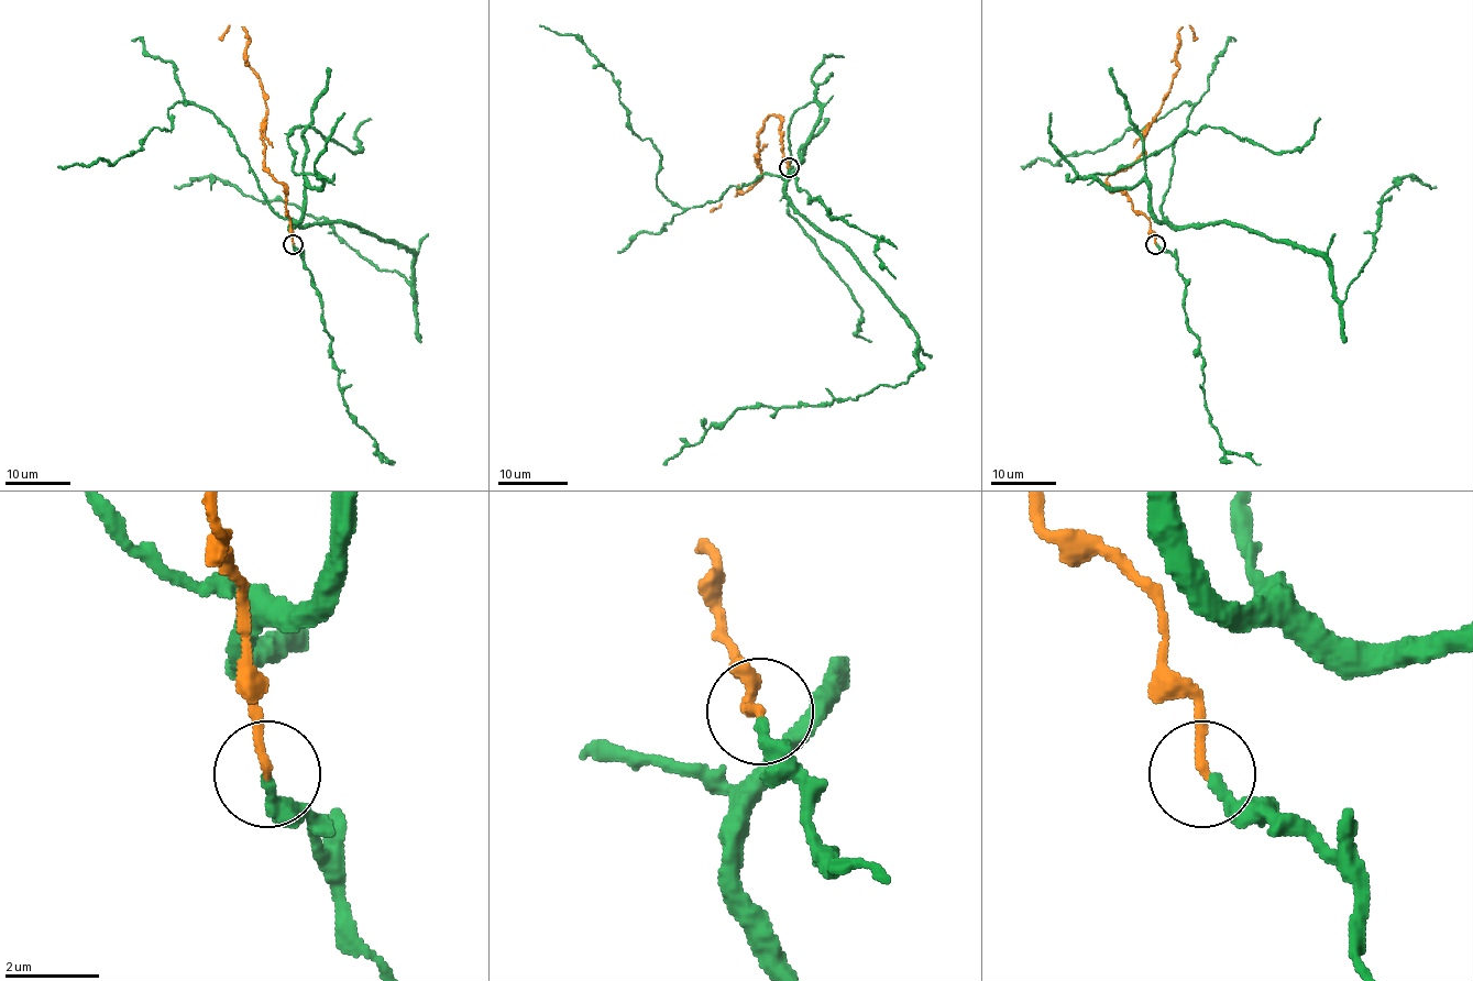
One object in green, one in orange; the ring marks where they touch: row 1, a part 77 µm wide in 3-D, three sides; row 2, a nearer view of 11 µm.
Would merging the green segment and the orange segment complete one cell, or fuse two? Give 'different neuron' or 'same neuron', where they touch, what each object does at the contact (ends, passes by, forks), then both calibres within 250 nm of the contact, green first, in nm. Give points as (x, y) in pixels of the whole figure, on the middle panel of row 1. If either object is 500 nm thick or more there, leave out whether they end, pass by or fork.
same neuron | (789, 167) | green ends | orange ends | 240/190 nm

